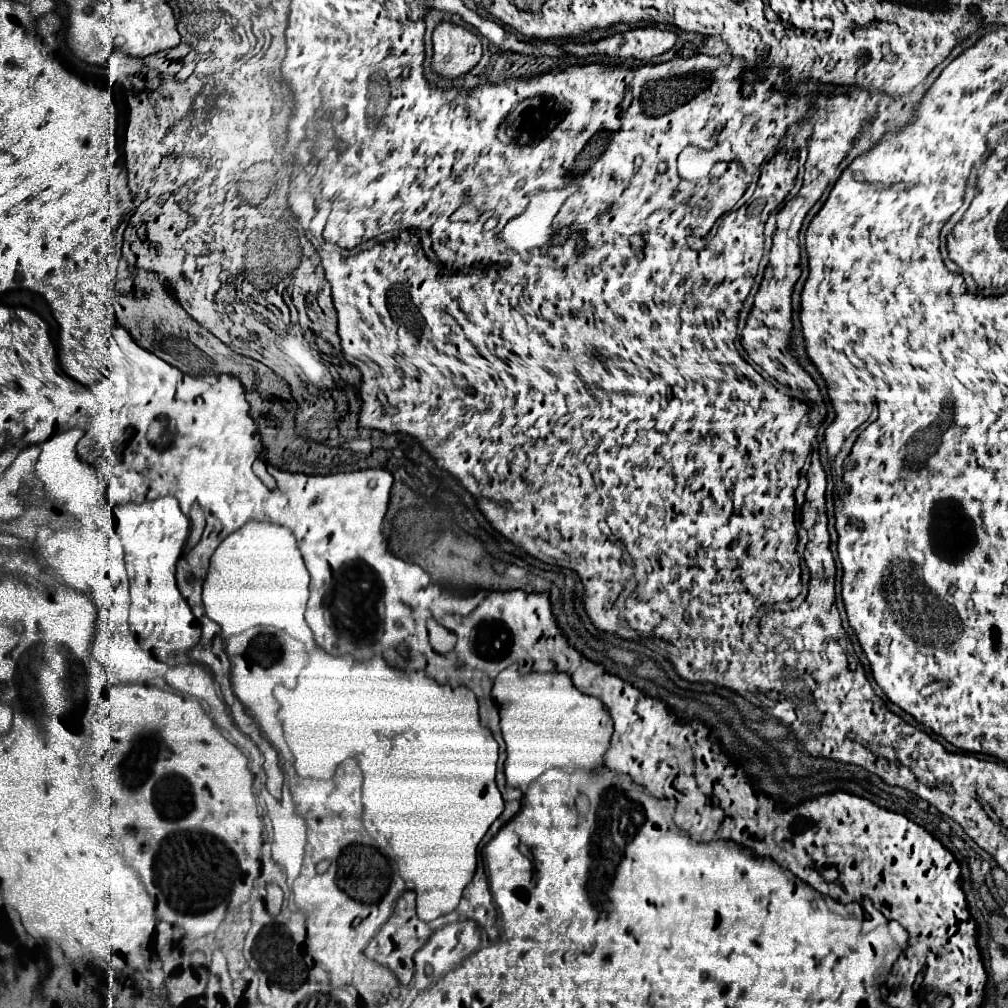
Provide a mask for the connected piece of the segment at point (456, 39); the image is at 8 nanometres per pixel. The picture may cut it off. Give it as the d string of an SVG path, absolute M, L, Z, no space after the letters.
M443 20L433 30L433 70L447 78L467 74L481 60L481 38L461 24Z

